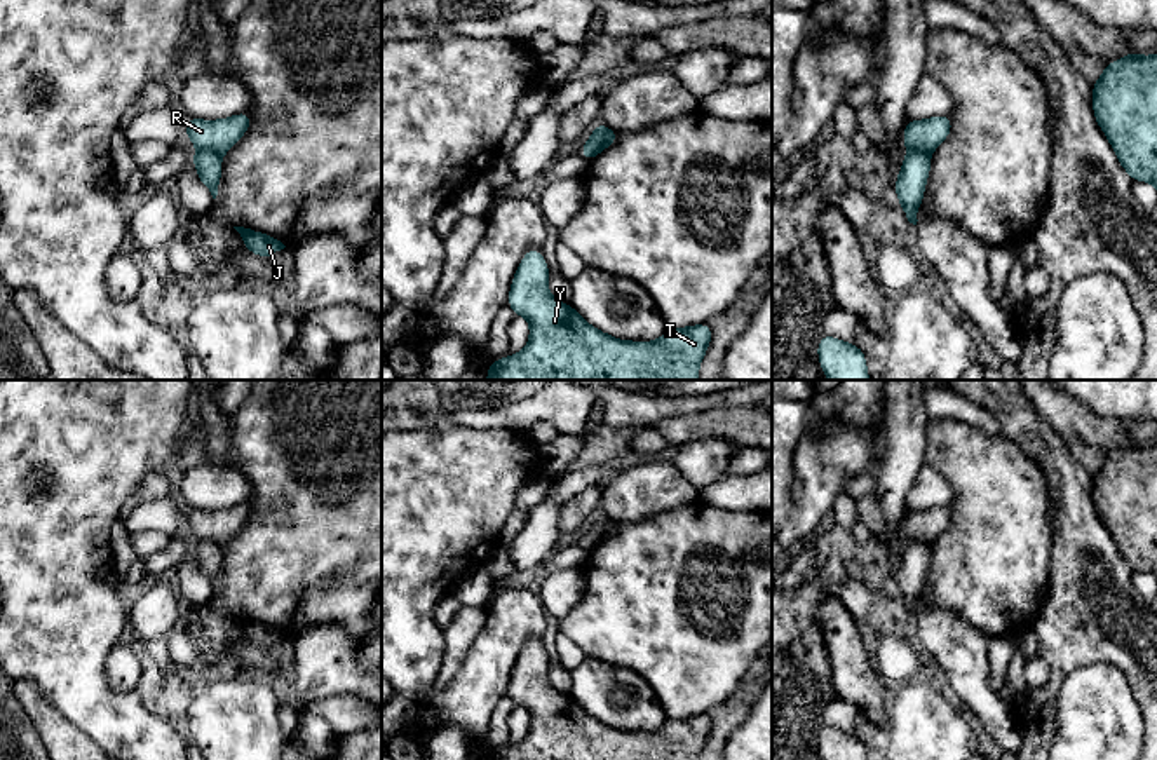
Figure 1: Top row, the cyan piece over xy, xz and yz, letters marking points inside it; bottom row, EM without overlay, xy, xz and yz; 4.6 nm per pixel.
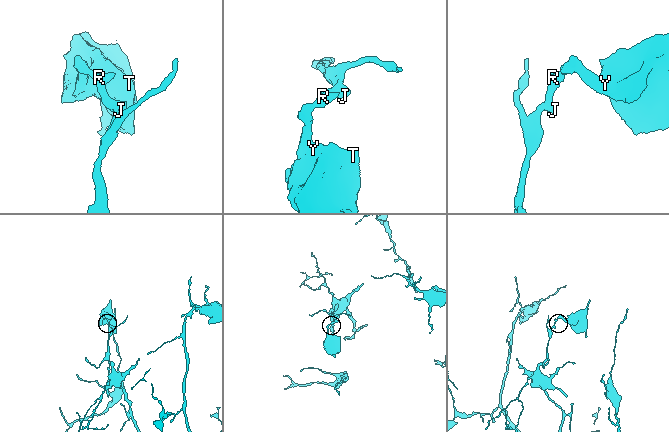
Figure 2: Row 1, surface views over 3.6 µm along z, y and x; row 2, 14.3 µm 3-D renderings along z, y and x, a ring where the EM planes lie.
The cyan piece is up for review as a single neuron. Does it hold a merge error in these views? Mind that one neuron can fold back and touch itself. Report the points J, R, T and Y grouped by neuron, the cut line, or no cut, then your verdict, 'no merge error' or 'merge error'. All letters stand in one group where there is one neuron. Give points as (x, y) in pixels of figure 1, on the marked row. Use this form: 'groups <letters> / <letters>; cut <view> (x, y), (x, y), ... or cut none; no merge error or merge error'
groups J / R T Y; cut xz (610, 129), (605, 143), (588, 161); merge error

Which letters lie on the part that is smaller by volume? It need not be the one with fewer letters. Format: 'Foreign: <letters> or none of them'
Foreign: R, T, Y

